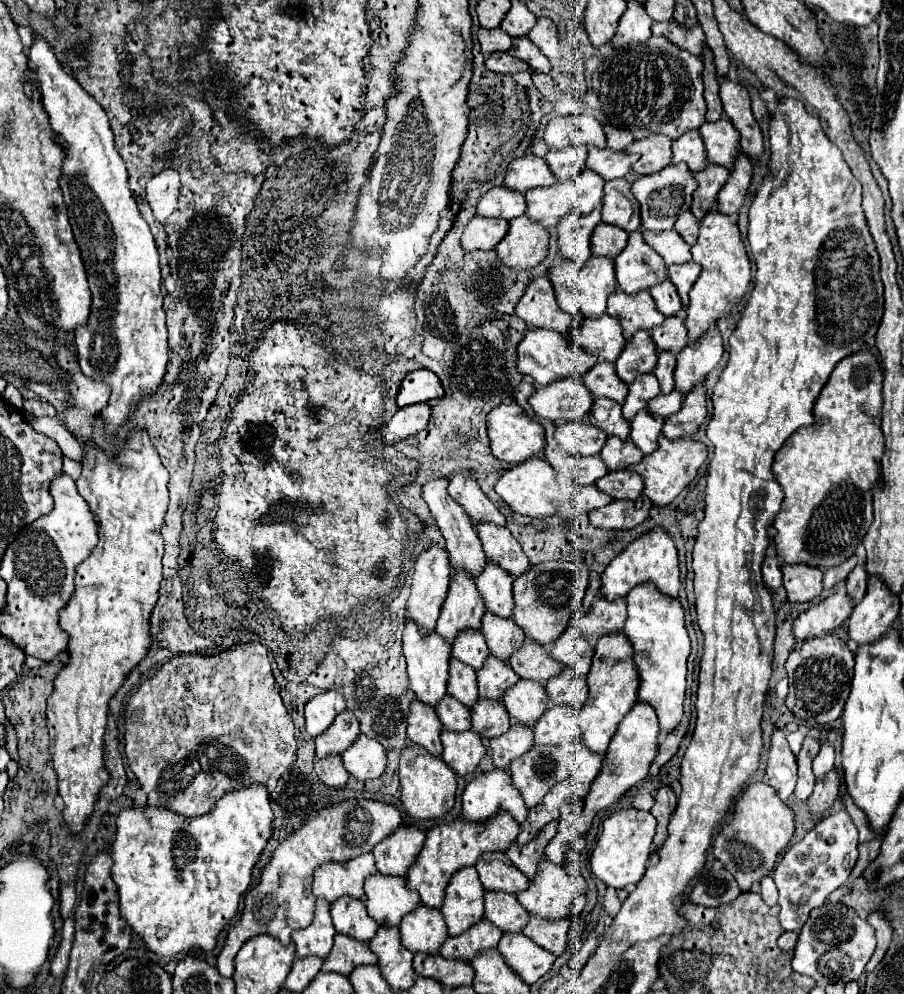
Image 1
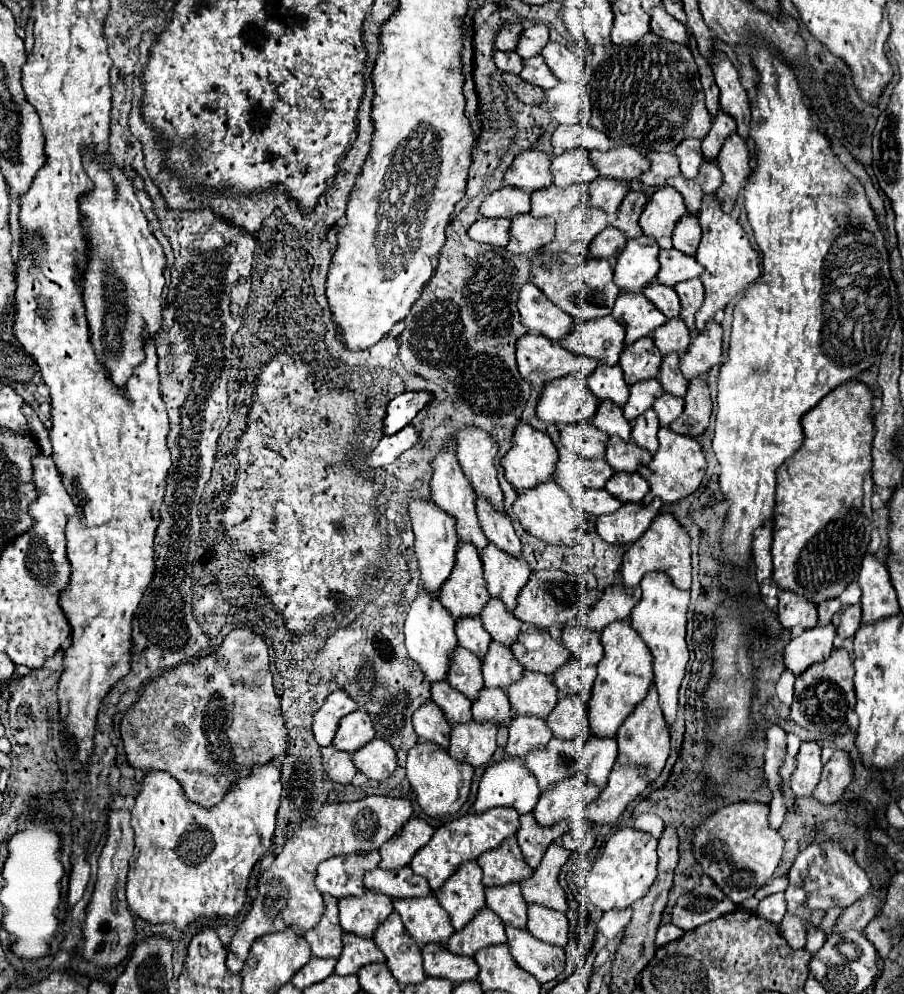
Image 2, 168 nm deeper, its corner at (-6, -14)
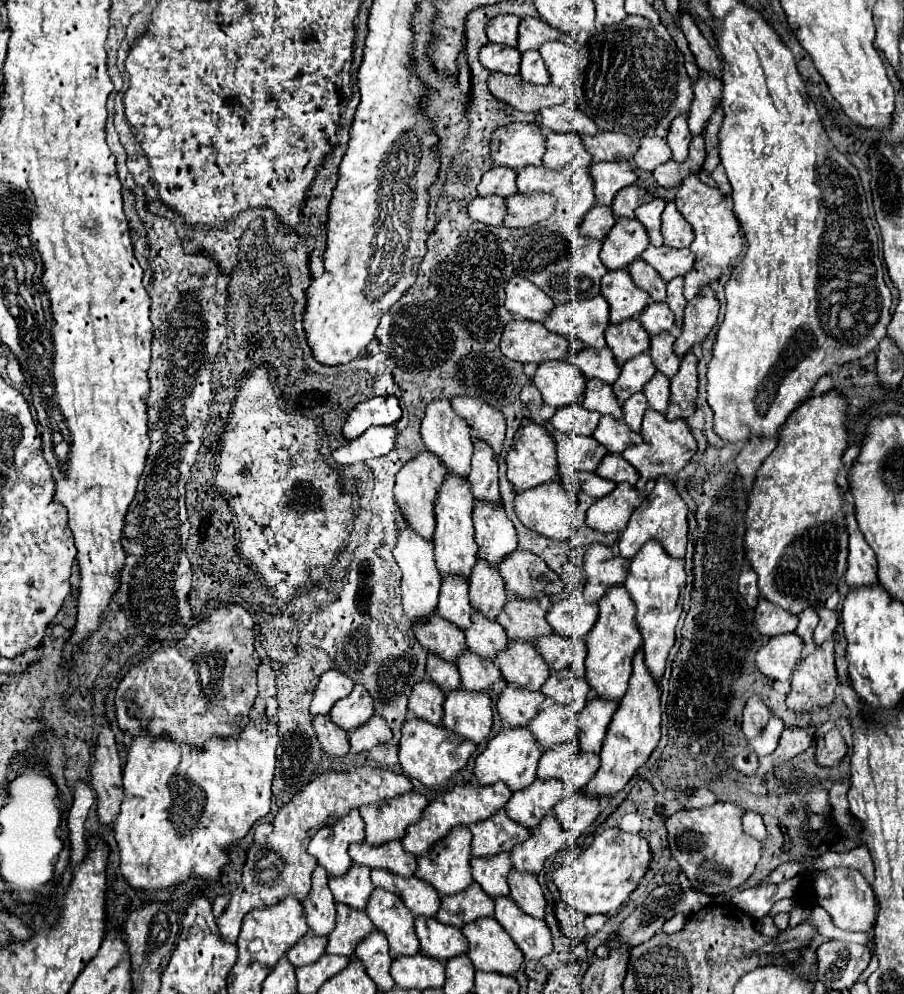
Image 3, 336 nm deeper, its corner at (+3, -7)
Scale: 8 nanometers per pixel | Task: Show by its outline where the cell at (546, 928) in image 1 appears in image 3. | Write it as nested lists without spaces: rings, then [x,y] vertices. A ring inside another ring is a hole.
[[[512,869],[508,873],[508,885],[510,885],[510,895],[512,899],[532,917],[544,919],[544,893],[540,883],[536,881],[536,875],[528,875],[528,871],[516,871]]]

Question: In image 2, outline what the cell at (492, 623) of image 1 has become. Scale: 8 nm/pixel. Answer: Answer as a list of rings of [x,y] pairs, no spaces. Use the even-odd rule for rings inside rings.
[[[489,598],[489,604],[481,612],[481,622],[493,640],[503,646],[513,646],[517,642],[517,634],[521,632],[523,622],[505,610],[505,606],[497,598]]]

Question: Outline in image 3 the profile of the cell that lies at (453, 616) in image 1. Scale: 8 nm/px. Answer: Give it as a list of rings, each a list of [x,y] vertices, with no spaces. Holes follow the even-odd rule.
[[[448,475],[444,477],[444,483],[440,485],[440,495],[436,495],[436,531],[432,535],[434,543],[434,555],[438,569],[442,577],[446,575],[464,575],[466,579],[472,573],[472,567],[476,563],[476,541],[474,541],[474,527],[472,527],[472,507],[474,507],[474,497],[470,493],[470,483],[468,477],[460,479],[460,475]]]

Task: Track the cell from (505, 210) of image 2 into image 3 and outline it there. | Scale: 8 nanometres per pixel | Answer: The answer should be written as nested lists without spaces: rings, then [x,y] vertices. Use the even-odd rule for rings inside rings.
[[[492,167],[482,175],[482,181],[478,185],[478,193],[482,197],[486,195],[500,195],[500,197],[510,197],[514,195],[516,189],[516,171],[510,167]]]

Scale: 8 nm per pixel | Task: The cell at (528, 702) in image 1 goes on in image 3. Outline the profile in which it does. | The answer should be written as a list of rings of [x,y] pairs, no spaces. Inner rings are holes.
[[[508,639],[508,651],[500,651],[494,661],[506,681],[530,691],[538,691],[550,675],[550,667],[536,647],[522,639]]]

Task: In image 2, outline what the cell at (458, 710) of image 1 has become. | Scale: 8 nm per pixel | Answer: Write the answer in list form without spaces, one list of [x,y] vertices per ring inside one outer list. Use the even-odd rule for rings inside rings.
[[[435,682],[431,686],[431,700],[443,710],[445,718],[451,724],[465,724],[473,720],[471,702],[457,690],[453,690],[449,682]]]

